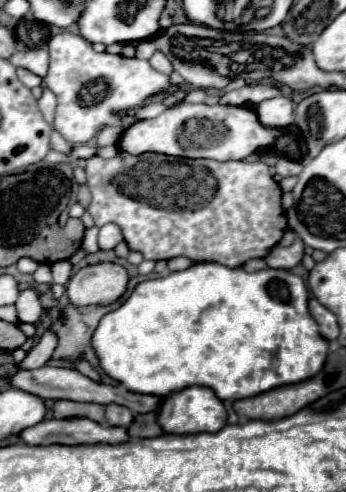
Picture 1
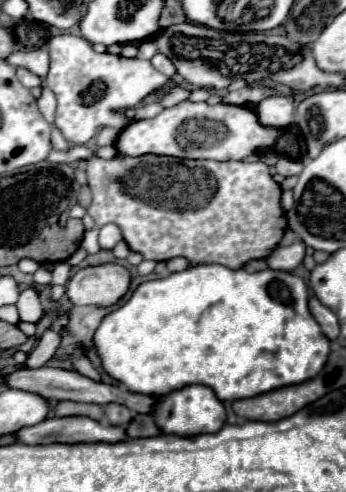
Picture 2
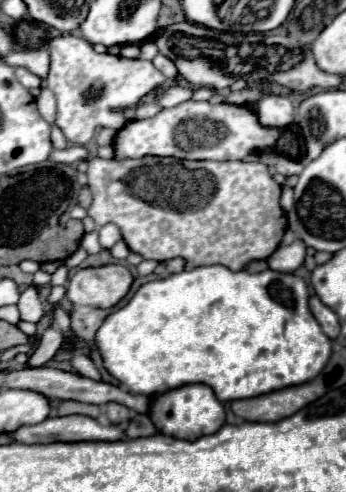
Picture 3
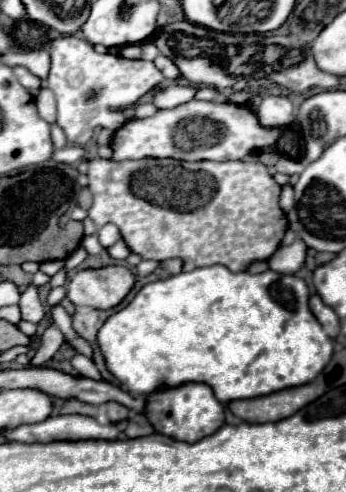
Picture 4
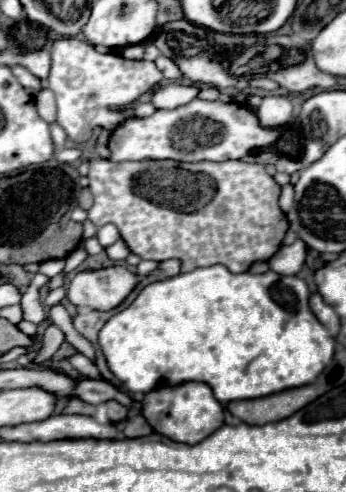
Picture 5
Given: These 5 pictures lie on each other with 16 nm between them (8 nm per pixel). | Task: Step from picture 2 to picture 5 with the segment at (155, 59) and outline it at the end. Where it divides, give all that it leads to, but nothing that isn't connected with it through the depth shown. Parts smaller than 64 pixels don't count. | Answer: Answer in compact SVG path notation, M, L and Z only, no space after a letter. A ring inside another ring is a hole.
M158 56L156 60L154 60L154 64L160 68L160 72L164 74L164 78L166 80L172 80L172 82L180 82L184 76L182 76L182 72L180 72L180 68L170 60L170 58L166 58L166 56Z

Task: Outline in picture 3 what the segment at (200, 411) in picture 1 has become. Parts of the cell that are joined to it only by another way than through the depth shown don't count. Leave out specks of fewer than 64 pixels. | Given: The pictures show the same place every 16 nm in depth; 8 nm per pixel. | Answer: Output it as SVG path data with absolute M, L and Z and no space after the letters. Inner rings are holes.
M188 384L182 388L170 390L166 394L152 396L150 416L162 434L184 438L184 440L194 440L204 434L214 434L226 422L226 412L224 412L222 402L214 396L212 388L204 384Z

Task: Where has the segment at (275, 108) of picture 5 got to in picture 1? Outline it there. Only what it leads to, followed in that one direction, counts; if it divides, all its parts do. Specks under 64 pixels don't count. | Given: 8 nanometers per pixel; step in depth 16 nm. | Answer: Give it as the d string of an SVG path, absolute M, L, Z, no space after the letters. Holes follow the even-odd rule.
M278 96L272 100L264 100L256 106L256 114L264 126L270 128L286 128L294 122L294 106L290 98Z

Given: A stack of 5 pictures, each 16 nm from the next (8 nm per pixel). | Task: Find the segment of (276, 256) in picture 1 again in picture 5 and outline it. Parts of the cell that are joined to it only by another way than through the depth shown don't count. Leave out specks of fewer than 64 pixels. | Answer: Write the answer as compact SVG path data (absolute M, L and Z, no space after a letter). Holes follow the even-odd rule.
M296 242L290 246L282 246L270 260L270 270L284 274L284 276L292 276L296 274L302 266L304 266L304 258L306 258L306 250L298 248Z

